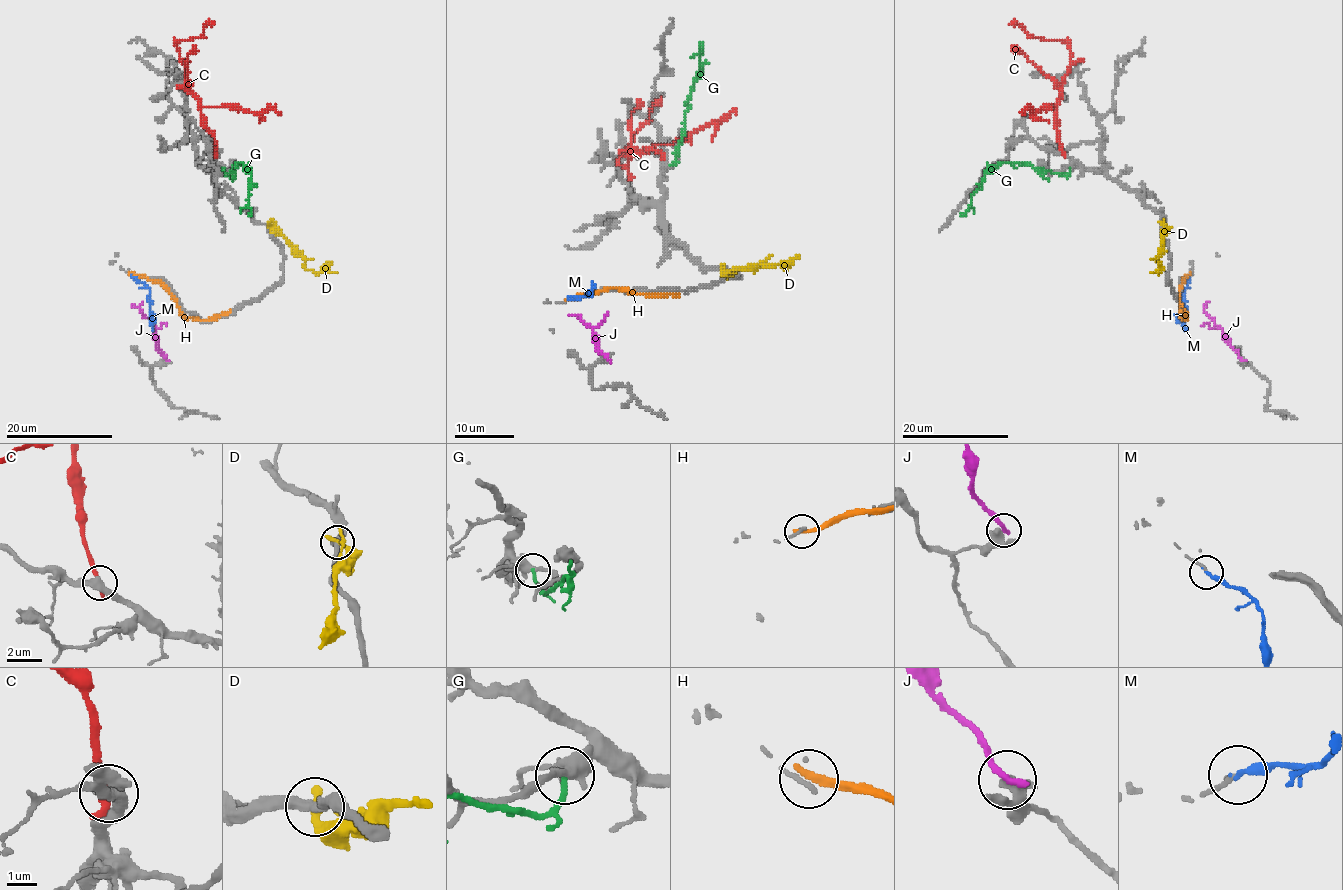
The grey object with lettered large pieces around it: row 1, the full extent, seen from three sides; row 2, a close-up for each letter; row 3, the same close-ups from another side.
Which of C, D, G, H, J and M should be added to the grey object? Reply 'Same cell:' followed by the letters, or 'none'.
Same cell: M

